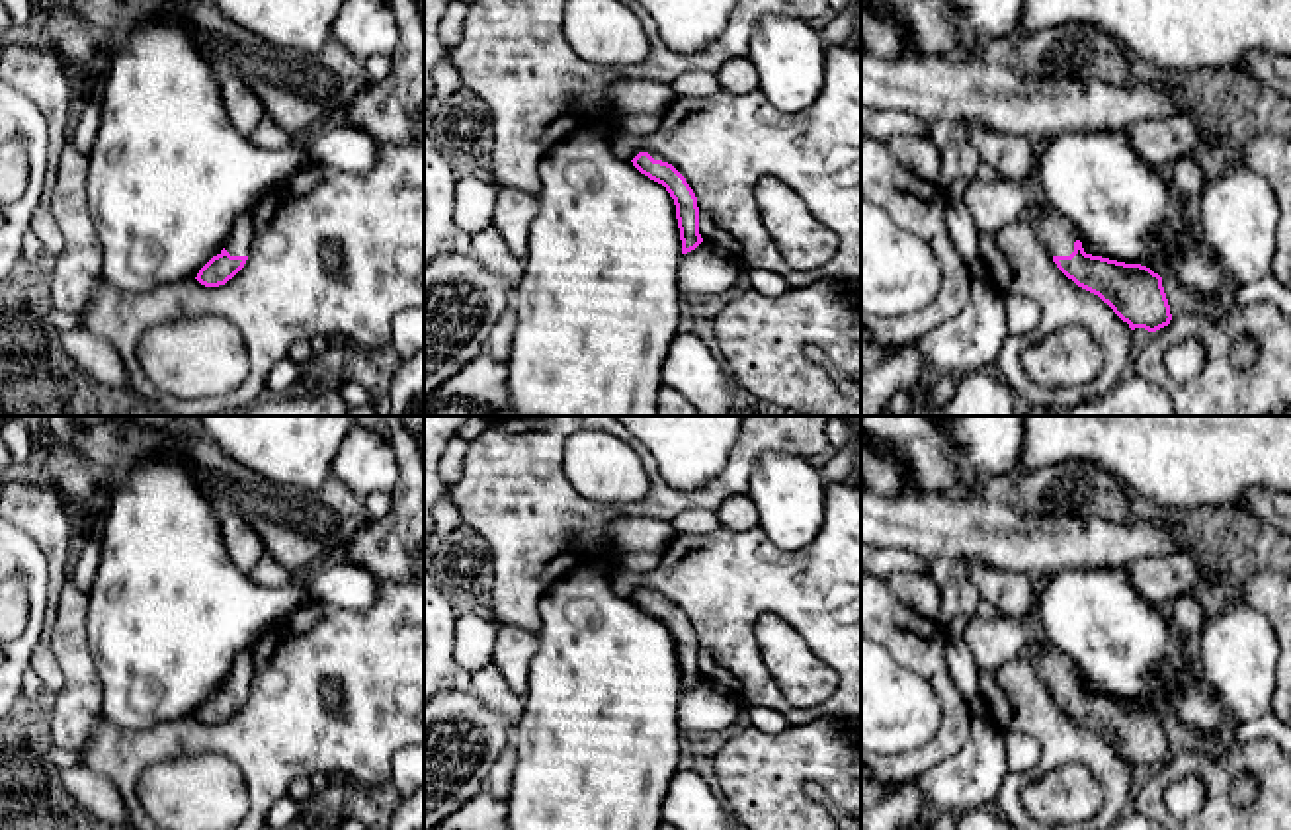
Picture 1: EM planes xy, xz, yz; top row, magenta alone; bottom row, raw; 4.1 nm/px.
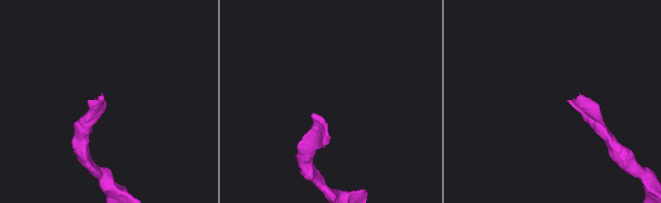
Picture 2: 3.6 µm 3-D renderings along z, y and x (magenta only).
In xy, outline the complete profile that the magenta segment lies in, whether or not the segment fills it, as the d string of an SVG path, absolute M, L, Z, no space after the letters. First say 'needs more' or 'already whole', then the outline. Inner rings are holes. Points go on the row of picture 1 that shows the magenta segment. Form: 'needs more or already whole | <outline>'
needs more | M250 213L238 215L223 250L199 270L195 279L205 287L219 287L232 279L248 260L252 236L254 223Z

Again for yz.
needs more | M1045 199L1029 207L1021 219L1035 228L1057 268L1107 303L1131 330L1156 332L1170 324L1162 277L1150 268L1086 254L1074 227Z

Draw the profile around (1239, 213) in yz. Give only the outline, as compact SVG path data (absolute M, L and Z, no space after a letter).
M1248 166L1225 168L1195 201L1201 236L1238 285L1273 275L1279 207L1260 174Z

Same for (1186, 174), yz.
M1193 154L1178 158L1170 166L1168 178L1172 182L1172 189L1186 201L1195 199L1205 186L1201 162Z

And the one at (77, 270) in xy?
M68 141L59 158L51 211L64 248L51 275L51 305L59 312L80 314L102 277L104 252L86 201L90 158Z

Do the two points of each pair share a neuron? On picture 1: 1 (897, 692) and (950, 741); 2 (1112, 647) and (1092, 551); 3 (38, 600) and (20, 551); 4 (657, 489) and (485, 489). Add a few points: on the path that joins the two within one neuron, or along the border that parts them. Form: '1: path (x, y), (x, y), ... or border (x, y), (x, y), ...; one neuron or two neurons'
1: border (928, 684), (940, 727), (897, 754); two neurons
2: border (1122, 567), (1067, 567), (1051, 573); two neurons
3: path (38, 588), (38, 577), (30, 563); one neuron
4: path (618, 512), (528, 510); one neuron

